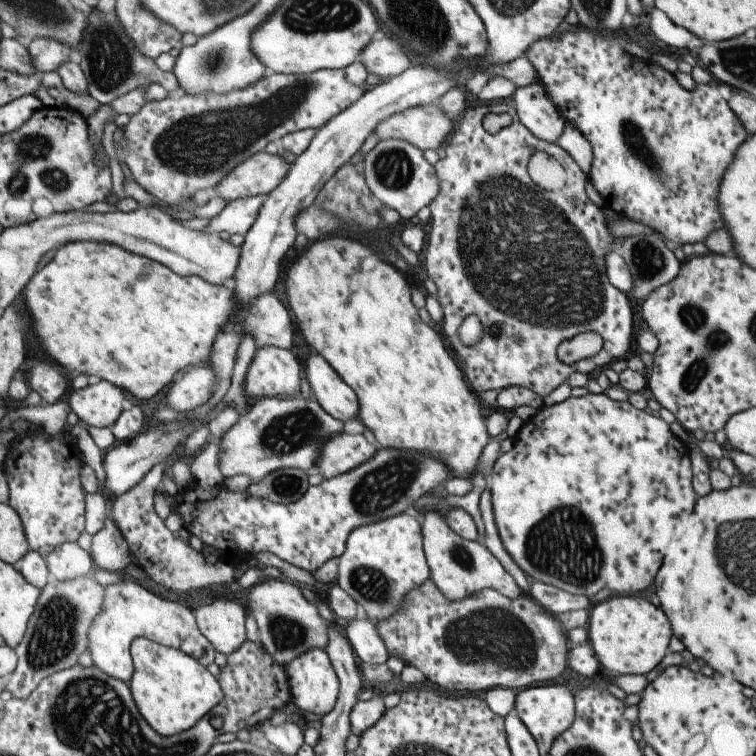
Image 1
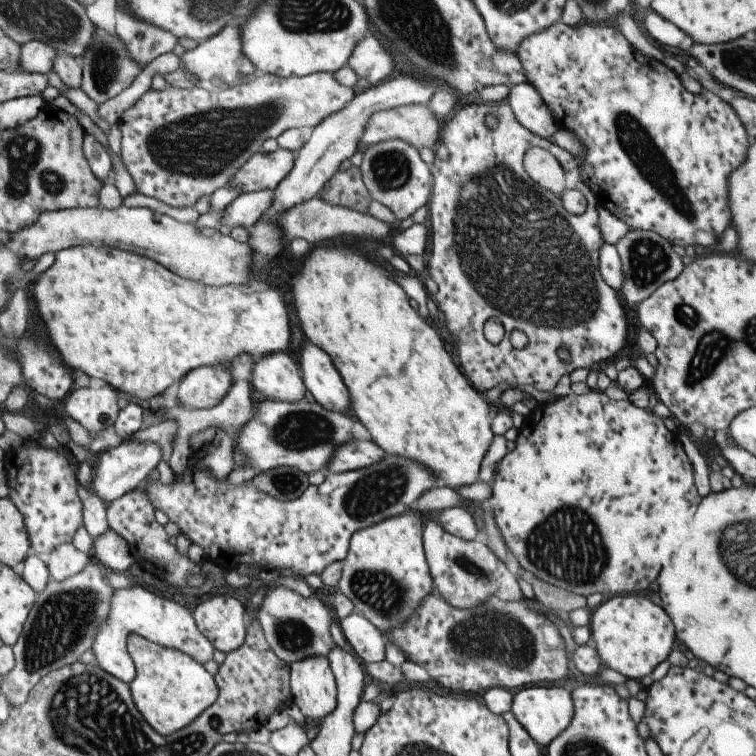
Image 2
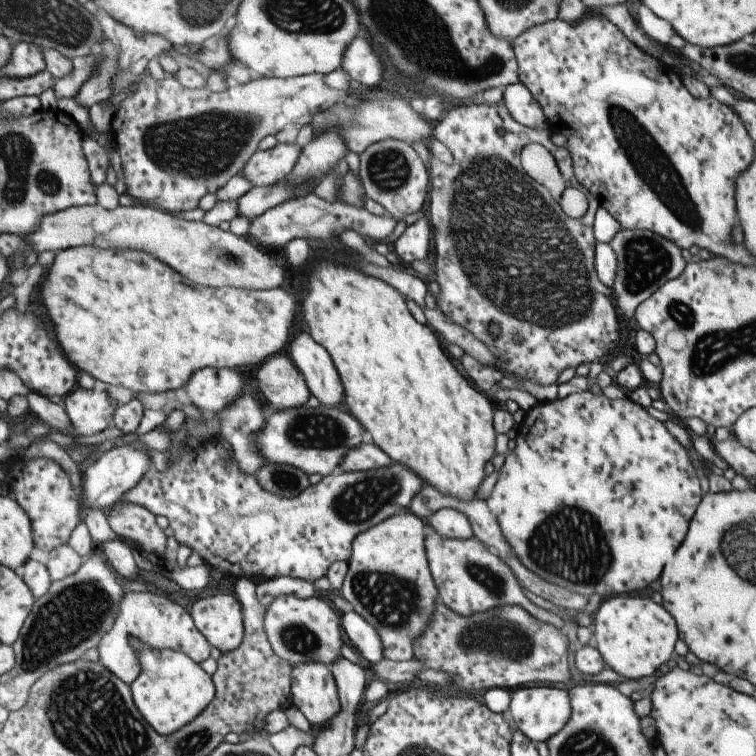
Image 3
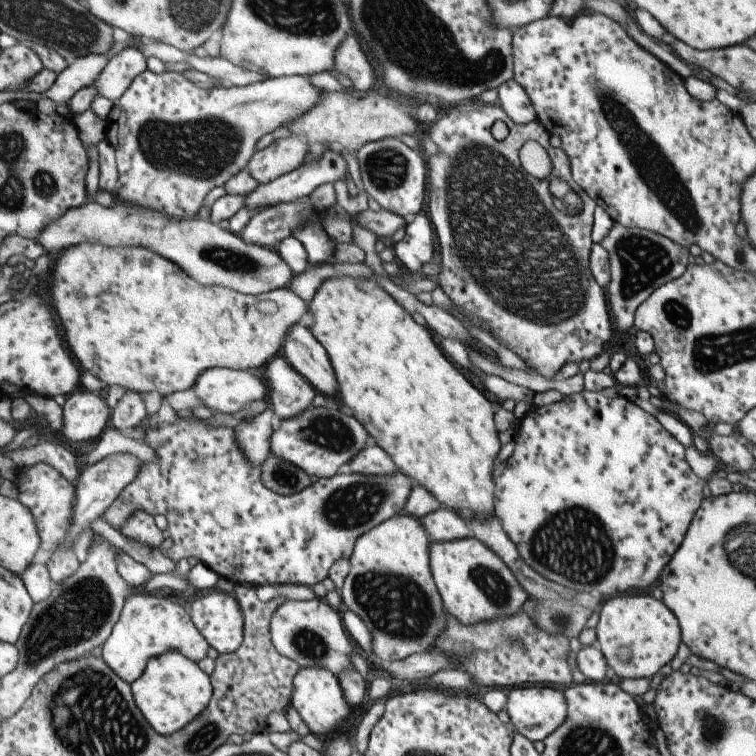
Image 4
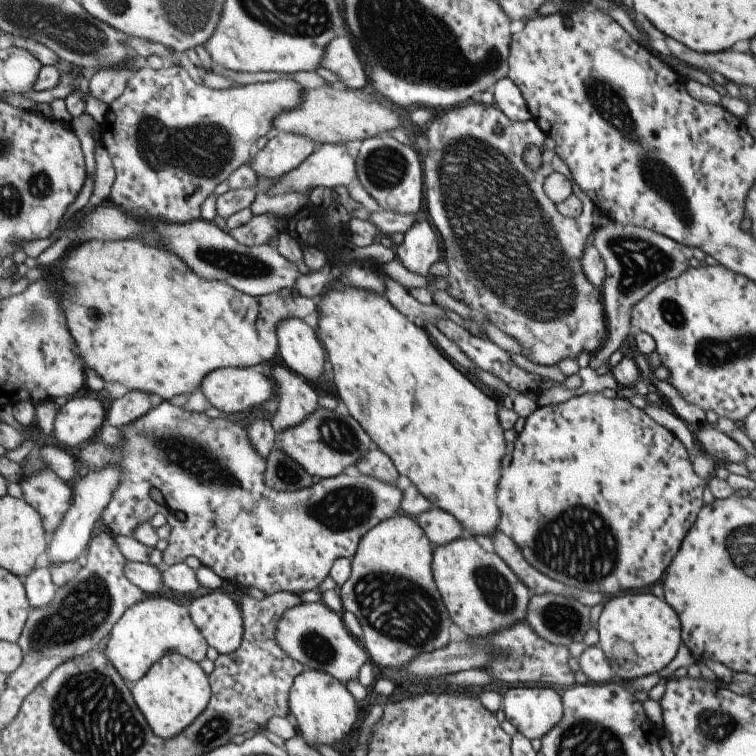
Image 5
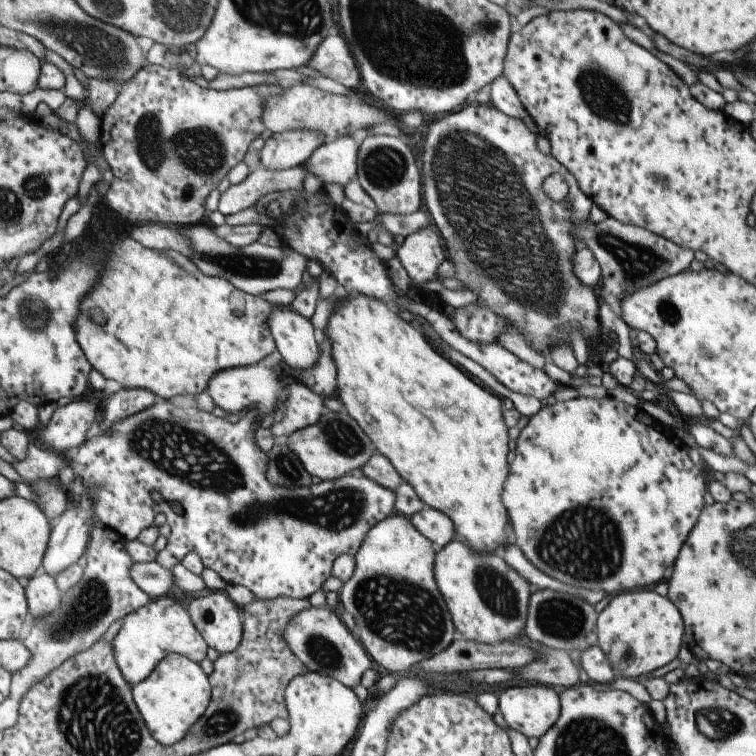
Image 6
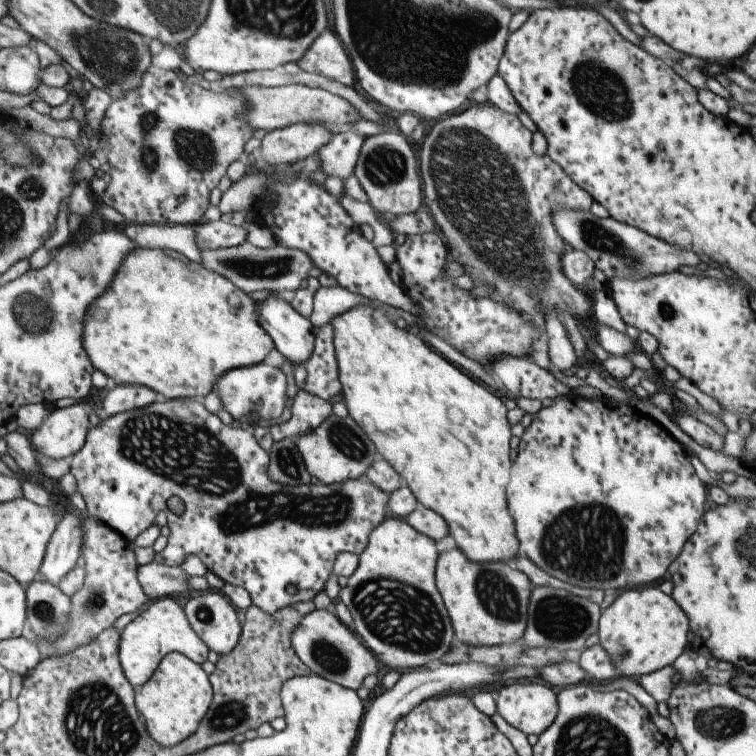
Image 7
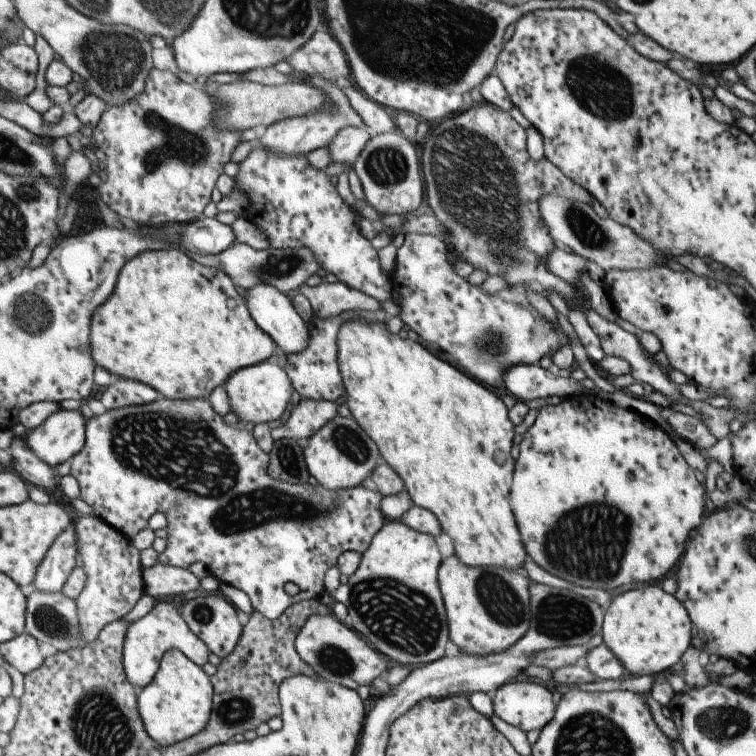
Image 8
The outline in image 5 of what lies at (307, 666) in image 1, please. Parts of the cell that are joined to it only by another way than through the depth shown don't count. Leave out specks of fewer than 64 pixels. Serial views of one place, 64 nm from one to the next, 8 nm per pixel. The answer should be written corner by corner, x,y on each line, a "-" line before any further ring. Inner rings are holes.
305,669
292,680
288,692
288,710
293,714
302,739
310,746
333,746
341,742
357,718
357,701
349,694
346,686
323,671

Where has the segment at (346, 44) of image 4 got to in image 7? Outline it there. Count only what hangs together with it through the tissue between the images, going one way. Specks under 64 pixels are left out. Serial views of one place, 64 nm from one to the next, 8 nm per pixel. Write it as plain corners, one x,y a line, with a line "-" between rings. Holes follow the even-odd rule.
323,31
296,64
307,74
321,74
348,87
353,84
352,62
335,32

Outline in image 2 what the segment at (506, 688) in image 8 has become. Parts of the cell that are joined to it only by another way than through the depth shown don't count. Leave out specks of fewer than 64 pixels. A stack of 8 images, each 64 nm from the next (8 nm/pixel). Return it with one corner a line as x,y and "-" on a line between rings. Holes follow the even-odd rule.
529,686
513,691
510,711
529,734
529,738
534,740
539,748
547,750
547,744
567,728
573,716
573,707
570,692
562,687

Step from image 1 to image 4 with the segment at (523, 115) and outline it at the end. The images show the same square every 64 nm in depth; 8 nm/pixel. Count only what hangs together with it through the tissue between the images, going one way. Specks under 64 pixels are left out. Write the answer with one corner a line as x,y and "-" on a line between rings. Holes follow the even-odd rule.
505,80
504,84
497,86
497,105
504,114
513,122
527,124
535,121
535,112
523,88
514,80

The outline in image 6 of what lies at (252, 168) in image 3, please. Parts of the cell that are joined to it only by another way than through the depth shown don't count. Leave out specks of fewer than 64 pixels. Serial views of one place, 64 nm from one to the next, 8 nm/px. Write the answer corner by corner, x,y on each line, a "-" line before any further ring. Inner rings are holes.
297,129
273,133
264,140
258,159
261,166
270,171
299,167
322,142
322,136
311,131

